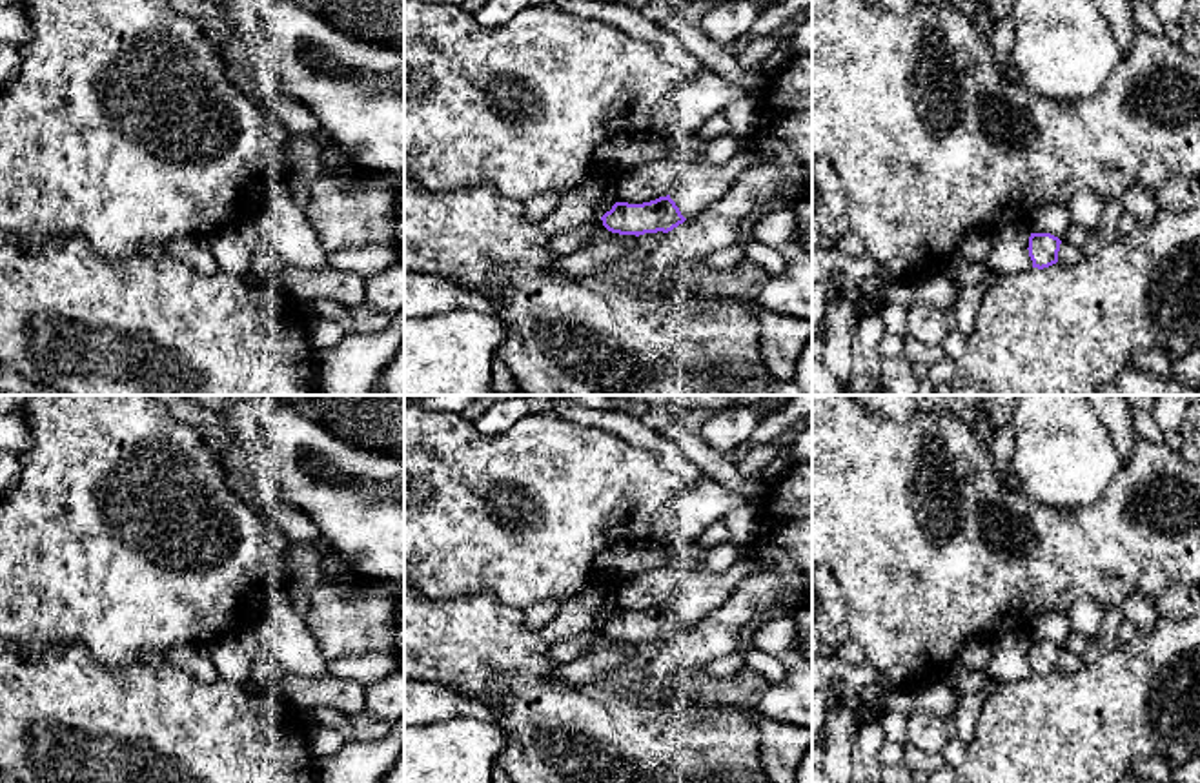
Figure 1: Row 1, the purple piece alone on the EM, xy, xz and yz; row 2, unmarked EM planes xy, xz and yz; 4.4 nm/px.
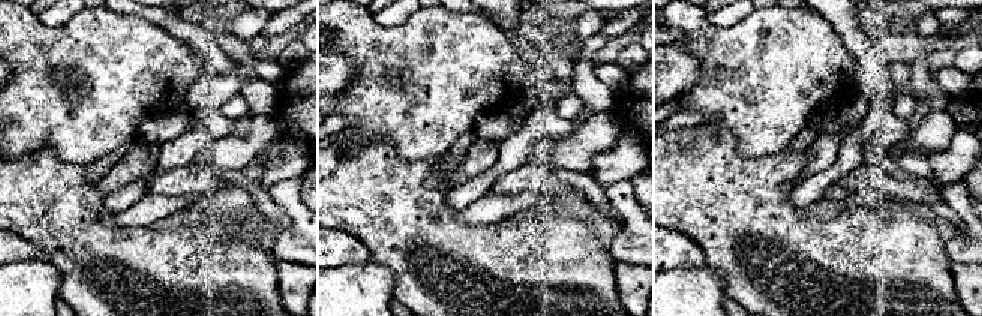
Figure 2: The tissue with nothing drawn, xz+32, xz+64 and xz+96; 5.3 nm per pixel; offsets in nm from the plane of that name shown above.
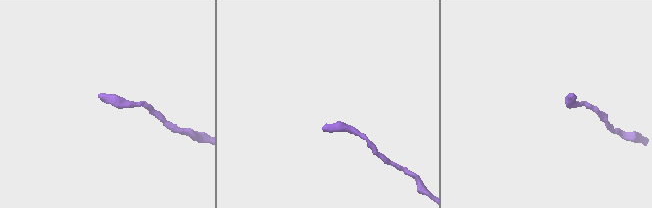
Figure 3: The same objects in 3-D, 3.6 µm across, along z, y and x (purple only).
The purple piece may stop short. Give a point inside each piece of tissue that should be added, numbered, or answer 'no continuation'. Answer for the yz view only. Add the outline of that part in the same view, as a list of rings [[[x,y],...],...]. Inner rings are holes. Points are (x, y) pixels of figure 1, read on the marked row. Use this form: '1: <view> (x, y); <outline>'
no continuation

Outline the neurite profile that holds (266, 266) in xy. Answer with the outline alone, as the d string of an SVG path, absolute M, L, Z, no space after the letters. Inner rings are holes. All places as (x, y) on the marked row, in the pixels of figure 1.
M262 242L253 255L251 269L246 277L253 282L279 282L286 268L284 259Z

